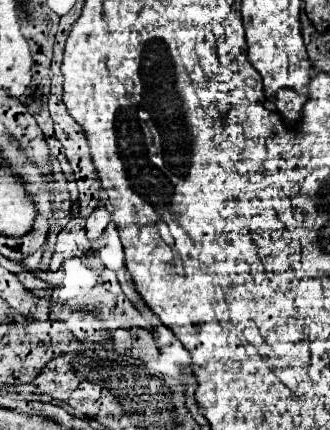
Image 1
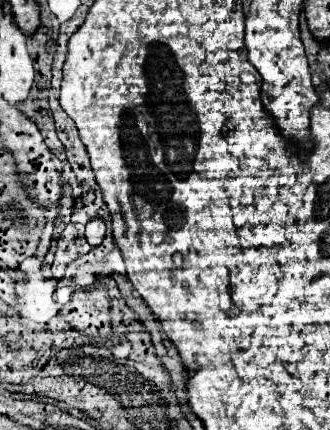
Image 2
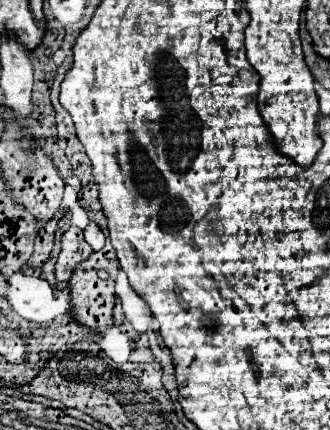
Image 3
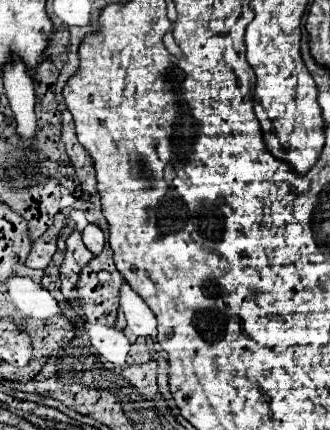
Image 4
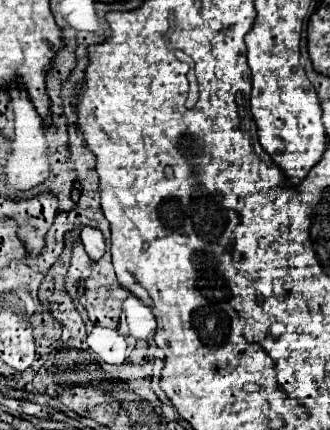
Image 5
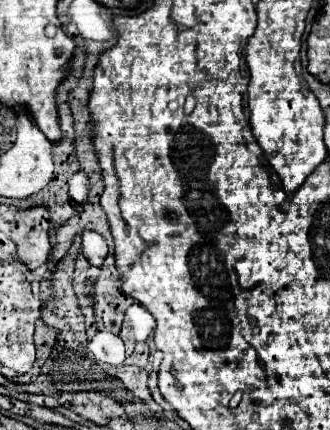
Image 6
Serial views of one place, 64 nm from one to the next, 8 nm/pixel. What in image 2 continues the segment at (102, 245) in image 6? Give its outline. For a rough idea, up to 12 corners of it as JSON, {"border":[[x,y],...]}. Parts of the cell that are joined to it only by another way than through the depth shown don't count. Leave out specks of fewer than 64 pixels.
{"border":[[92,218],[86,224],[86,240],[98,246],[106,234],[106,222]]}

